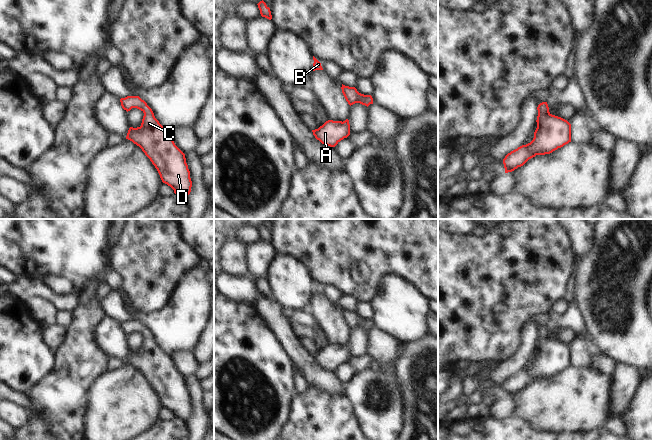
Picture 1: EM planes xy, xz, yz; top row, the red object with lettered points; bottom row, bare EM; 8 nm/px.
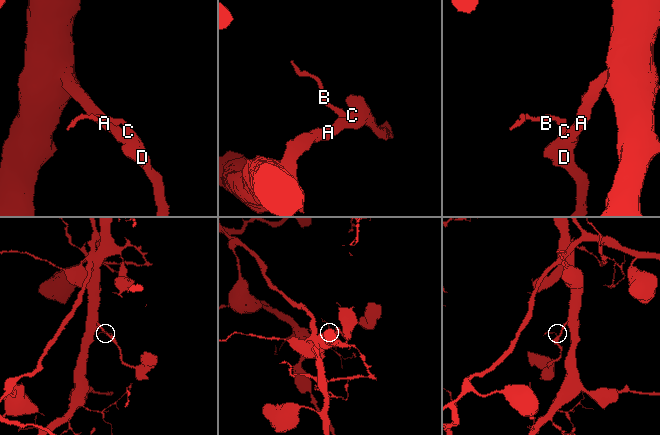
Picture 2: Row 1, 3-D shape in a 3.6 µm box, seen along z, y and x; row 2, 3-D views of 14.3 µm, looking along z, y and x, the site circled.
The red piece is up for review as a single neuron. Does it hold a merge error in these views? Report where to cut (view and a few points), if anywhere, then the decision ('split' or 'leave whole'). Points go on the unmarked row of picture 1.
no cut | leave whole

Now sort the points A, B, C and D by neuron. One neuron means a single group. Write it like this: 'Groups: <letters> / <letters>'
Groups: A B C D.

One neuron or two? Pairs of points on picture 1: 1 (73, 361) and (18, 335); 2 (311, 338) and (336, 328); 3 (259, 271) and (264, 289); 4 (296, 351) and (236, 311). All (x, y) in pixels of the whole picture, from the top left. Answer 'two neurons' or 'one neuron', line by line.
1: two neurons
2: two neurons
3: two neurons
4: two neurons

